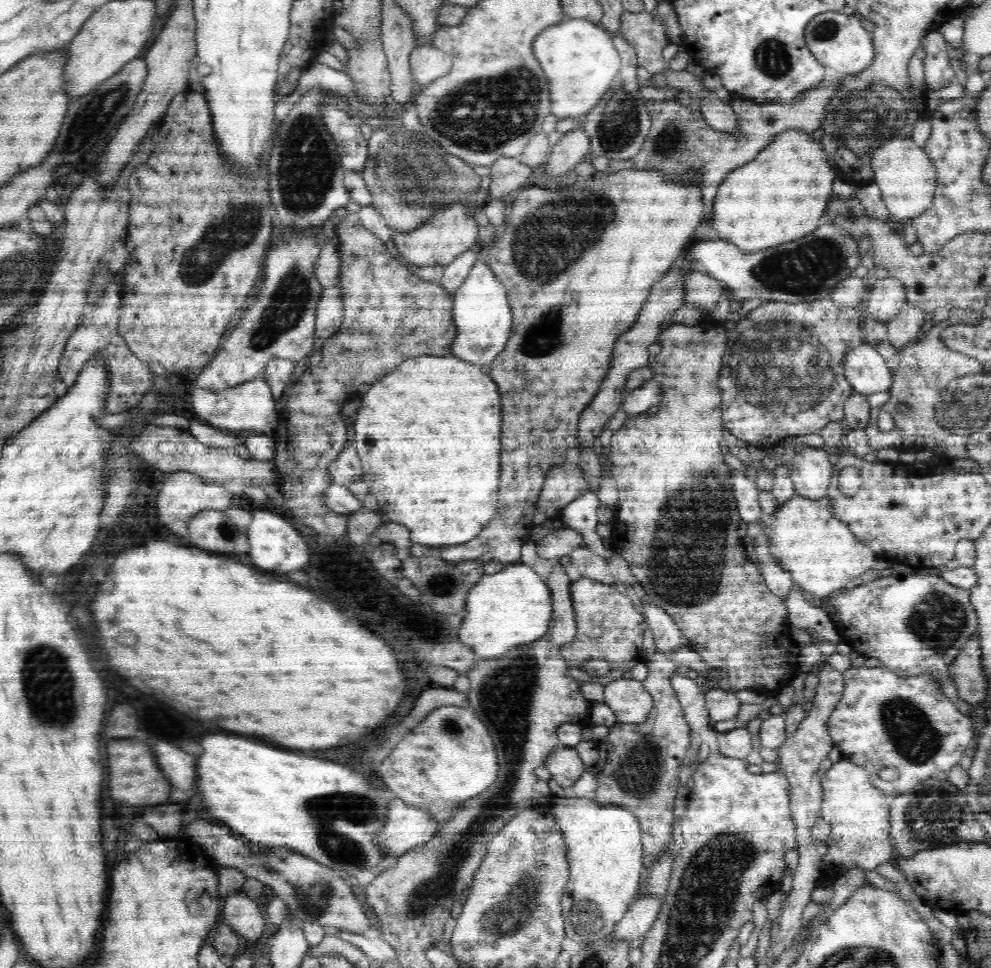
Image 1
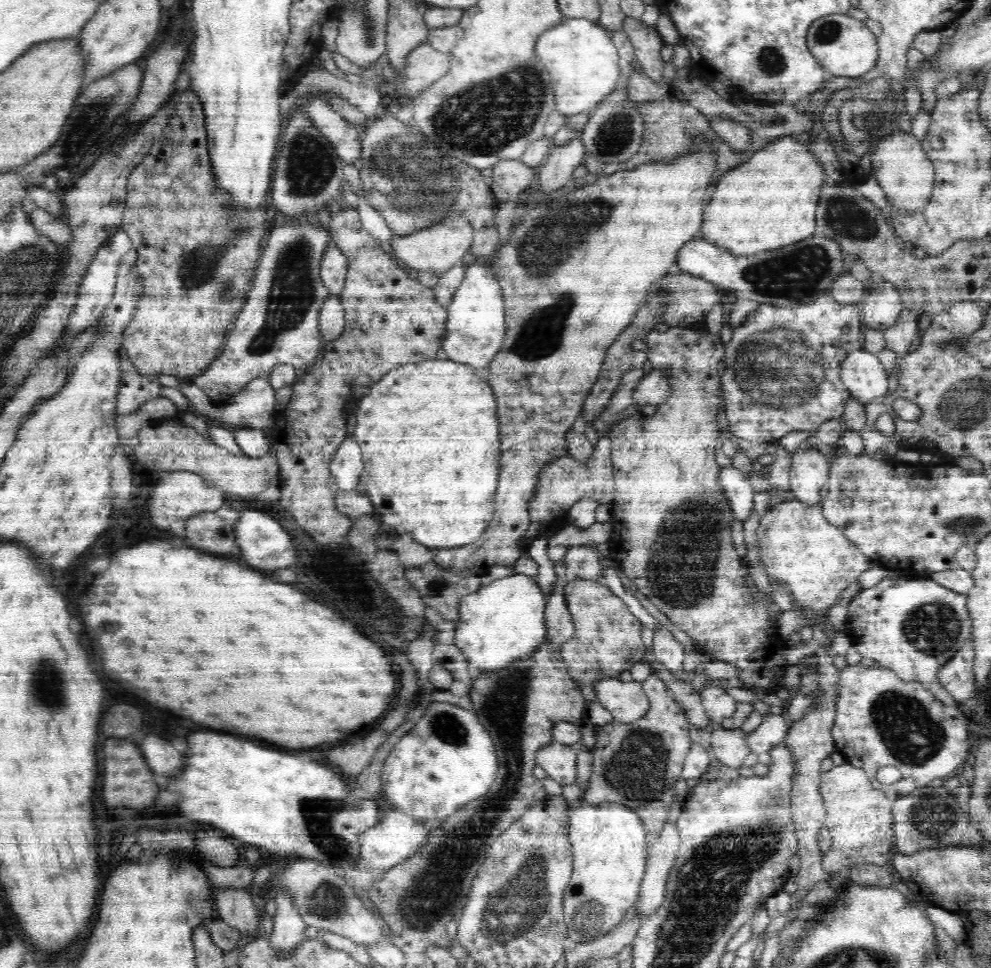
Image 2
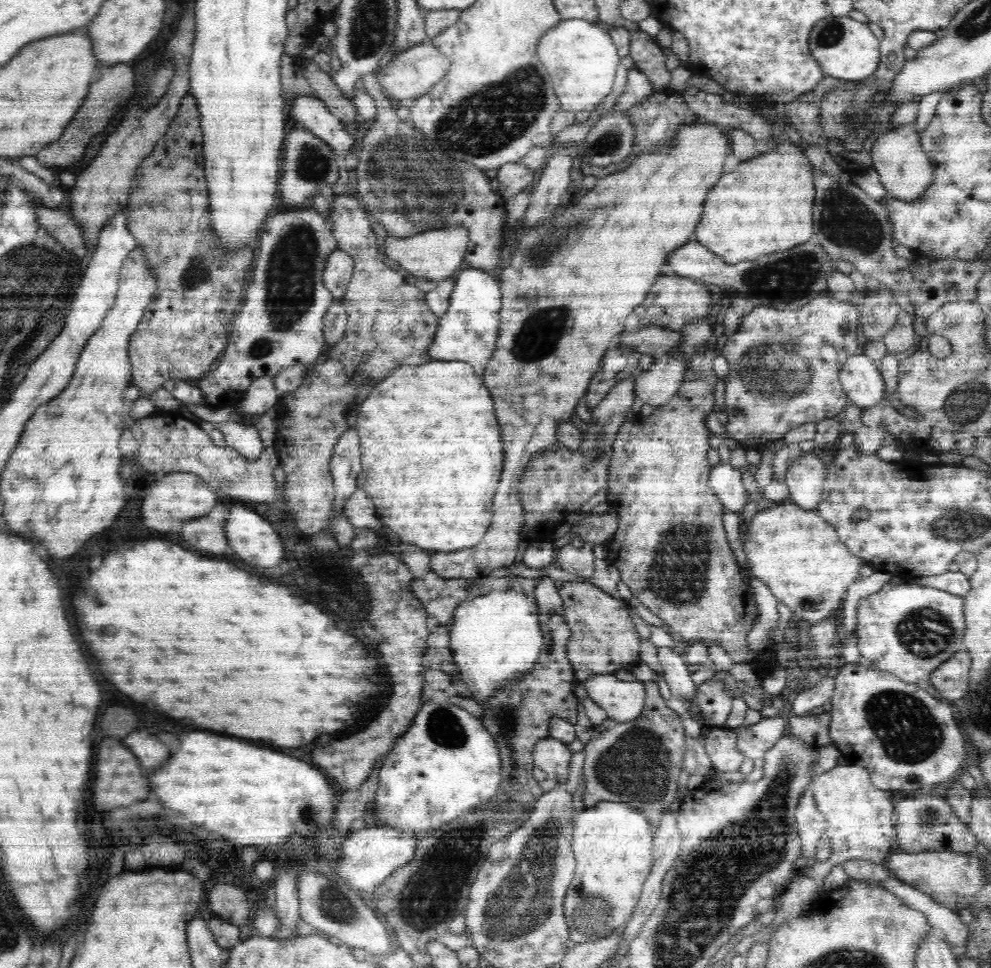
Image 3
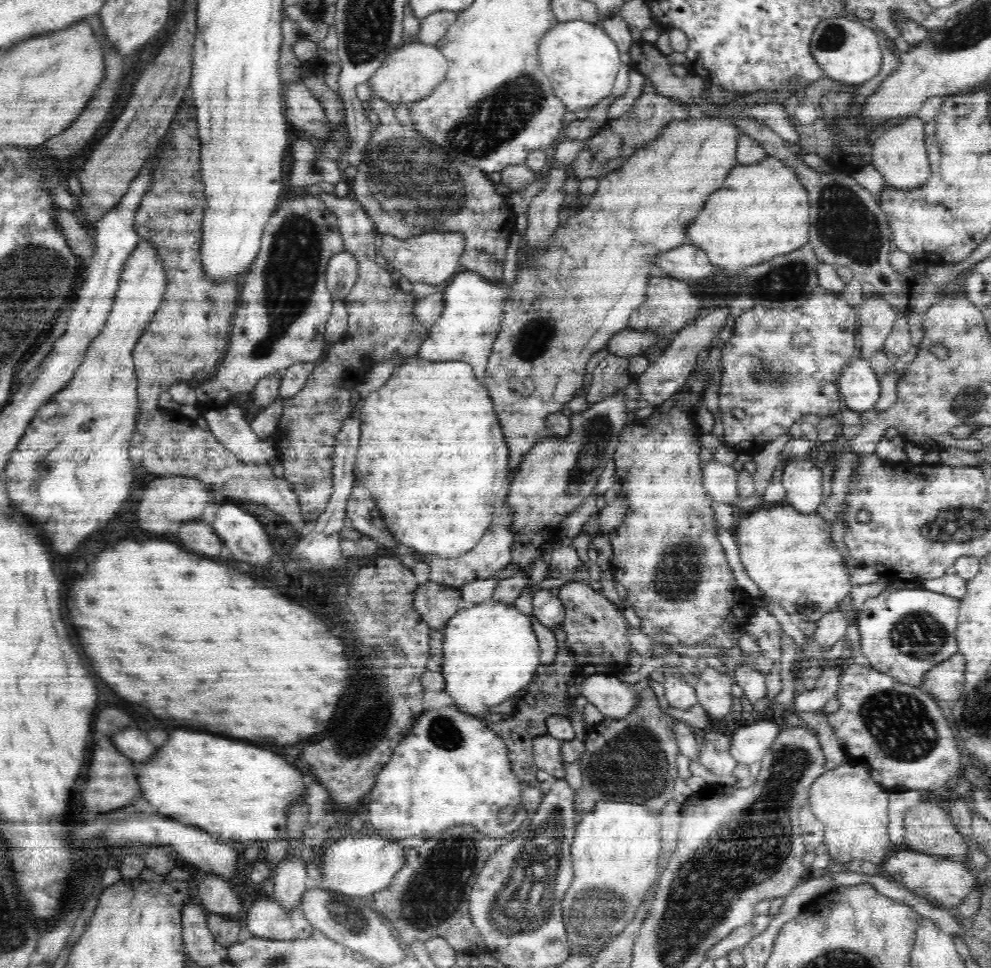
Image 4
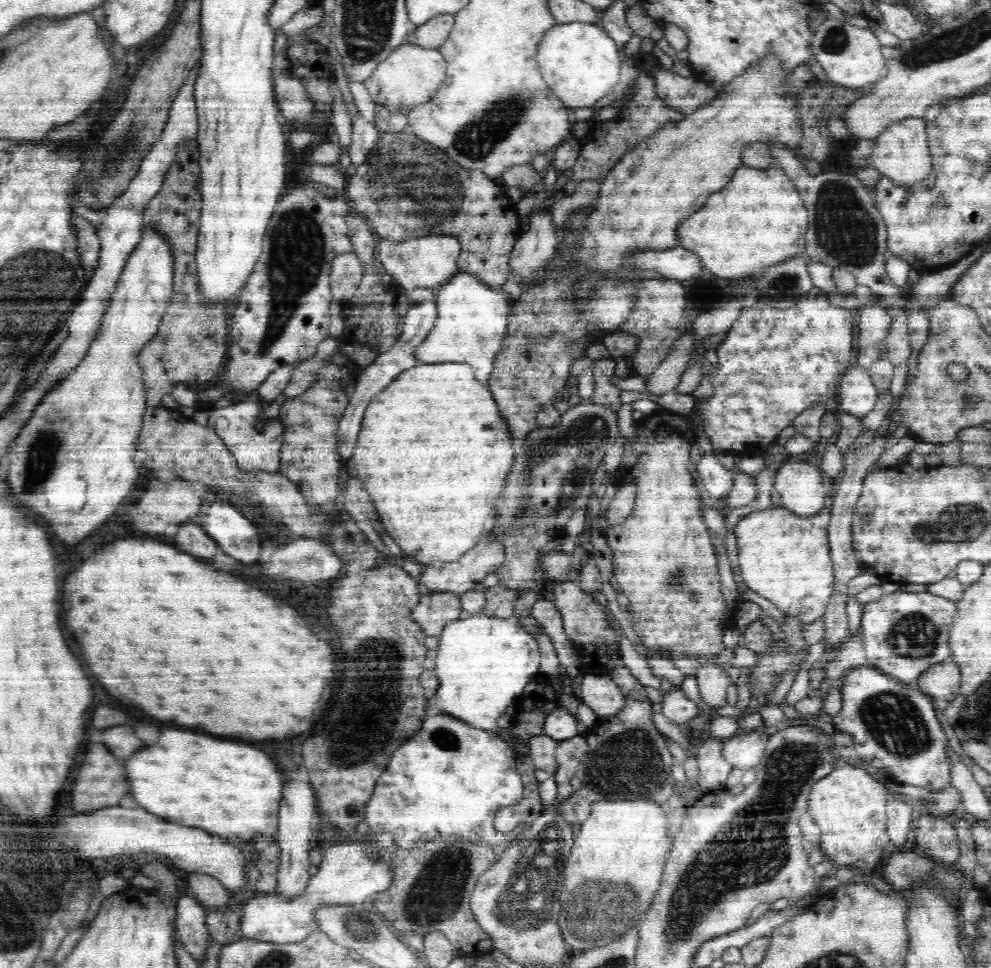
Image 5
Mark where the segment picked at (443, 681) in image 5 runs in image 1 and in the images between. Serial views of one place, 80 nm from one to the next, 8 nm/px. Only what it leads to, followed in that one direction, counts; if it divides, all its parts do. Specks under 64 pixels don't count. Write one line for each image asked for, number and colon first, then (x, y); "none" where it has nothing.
1: (508, 609)
2: (499, 624)
3: (495, 638)
4: (490, 653)

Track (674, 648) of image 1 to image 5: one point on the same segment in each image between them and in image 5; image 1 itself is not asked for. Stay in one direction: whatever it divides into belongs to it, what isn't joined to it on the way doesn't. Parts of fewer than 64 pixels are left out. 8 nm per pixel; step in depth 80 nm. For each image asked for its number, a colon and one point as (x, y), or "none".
2: (666, 649)
3: (676, 682)
4: (680, 695)
5: (676, 706)

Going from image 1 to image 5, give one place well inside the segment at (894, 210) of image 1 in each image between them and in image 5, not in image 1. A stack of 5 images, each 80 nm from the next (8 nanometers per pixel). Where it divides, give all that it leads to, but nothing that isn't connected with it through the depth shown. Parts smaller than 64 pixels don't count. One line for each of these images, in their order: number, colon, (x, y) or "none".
2: (907, 176)
3: (905, 170)
4: (900, 154)
5: (901, 153)

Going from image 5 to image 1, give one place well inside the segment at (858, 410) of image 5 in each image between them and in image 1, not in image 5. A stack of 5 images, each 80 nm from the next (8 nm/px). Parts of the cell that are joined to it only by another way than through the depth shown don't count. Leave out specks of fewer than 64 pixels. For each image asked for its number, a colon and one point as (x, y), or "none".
1: (867, 371)
2: (862, 373)
3: (861, 379)
4: (859, 386)

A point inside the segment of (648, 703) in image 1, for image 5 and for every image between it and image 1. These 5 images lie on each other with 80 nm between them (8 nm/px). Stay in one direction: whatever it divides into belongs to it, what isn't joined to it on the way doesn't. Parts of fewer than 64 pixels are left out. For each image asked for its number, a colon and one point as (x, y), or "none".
2: (627, 702)
3: (622, 700)
4: (614, 698)
5: (600, 692)

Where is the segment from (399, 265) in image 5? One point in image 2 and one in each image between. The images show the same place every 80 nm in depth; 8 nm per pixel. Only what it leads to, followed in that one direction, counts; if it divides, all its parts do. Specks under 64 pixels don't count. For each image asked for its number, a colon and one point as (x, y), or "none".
2: (438, 247)
3: (434, 254)
4: (433, 258)

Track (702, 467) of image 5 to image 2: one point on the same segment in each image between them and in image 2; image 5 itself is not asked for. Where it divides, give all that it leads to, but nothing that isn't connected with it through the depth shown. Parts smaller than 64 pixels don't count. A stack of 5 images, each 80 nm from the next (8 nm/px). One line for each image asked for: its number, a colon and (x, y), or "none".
2: (737, 488)
3: (726, 481)
4: (720, 480)

